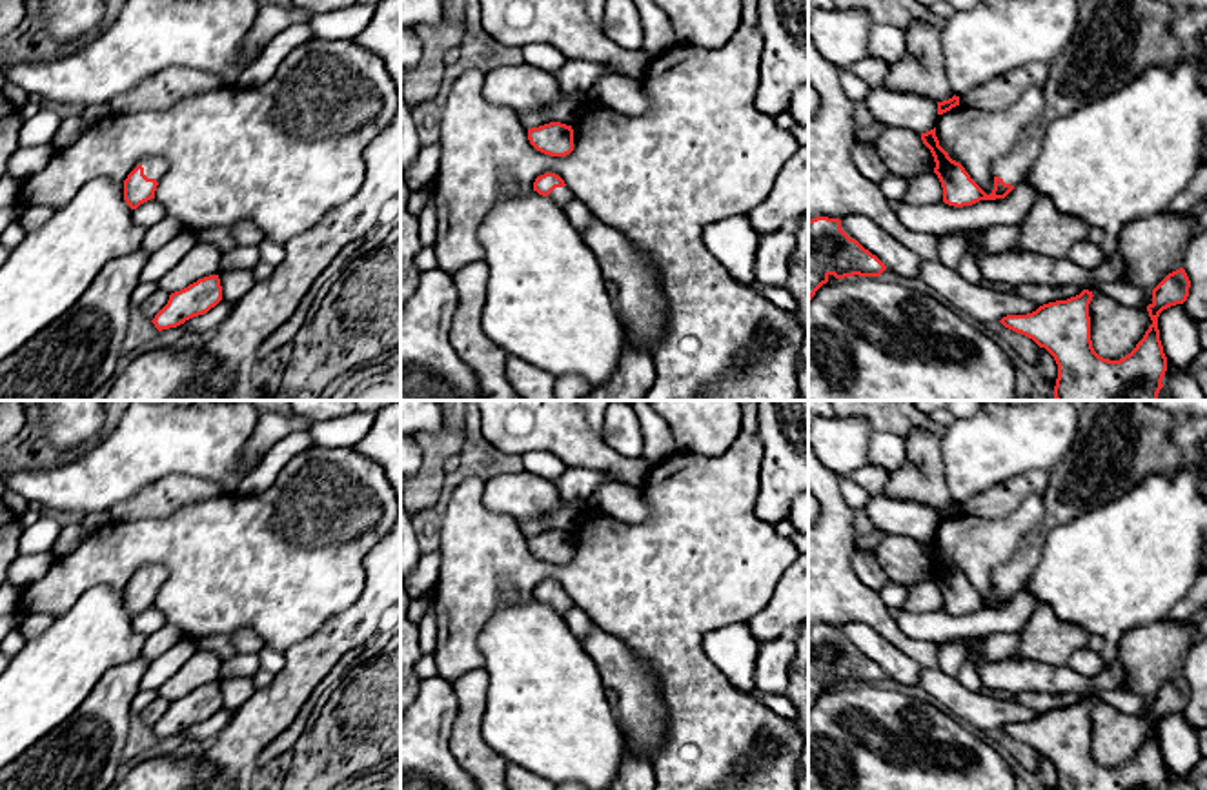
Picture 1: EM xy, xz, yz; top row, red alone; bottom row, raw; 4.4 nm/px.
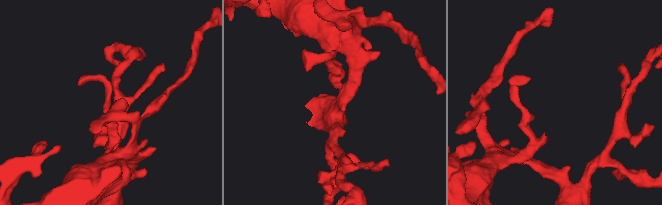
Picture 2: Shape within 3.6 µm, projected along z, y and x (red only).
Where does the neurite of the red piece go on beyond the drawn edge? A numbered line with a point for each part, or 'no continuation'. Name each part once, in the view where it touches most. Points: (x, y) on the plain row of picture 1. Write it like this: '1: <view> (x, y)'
1: xy (153, 576)

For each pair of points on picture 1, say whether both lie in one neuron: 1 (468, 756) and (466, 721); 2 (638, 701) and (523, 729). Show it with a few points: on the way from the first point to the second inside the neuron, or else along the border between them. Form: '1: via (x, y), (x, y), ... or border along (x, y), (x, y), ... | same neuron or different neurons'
1: via (468, 747), (466, 730) | same neuron
2: border along (614, 707), (616, 719), (623, 727) | different neurons

